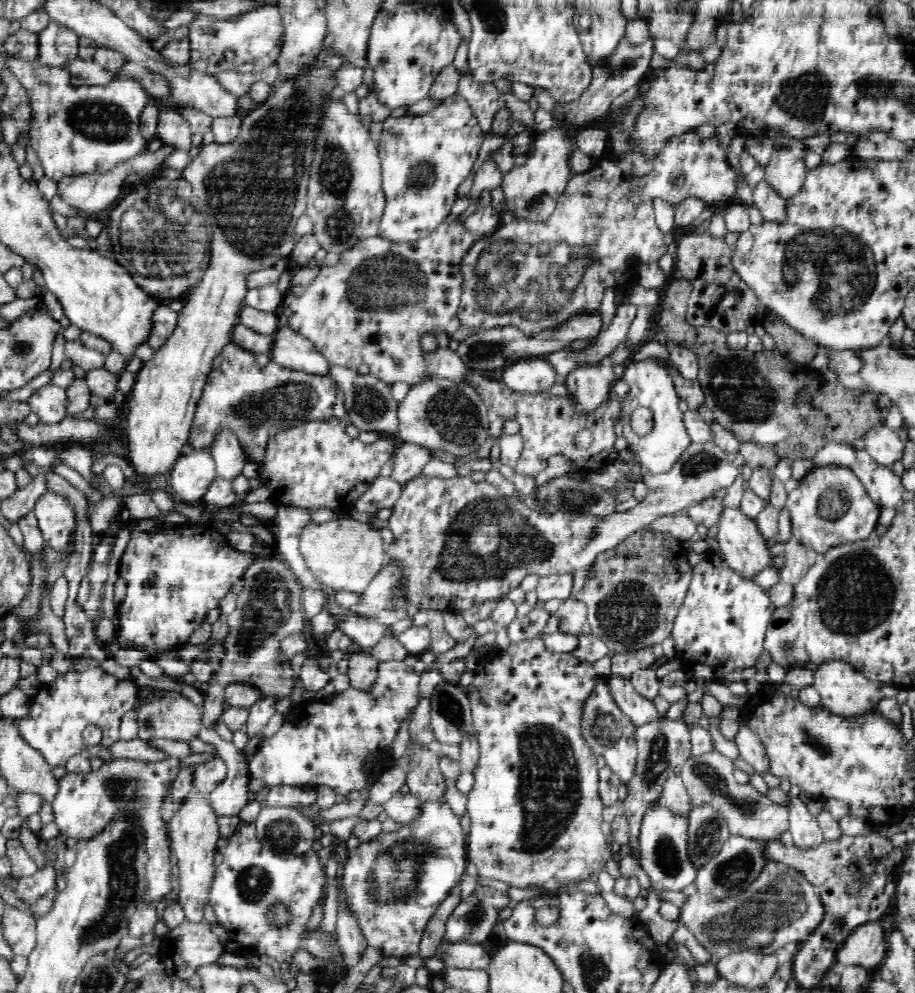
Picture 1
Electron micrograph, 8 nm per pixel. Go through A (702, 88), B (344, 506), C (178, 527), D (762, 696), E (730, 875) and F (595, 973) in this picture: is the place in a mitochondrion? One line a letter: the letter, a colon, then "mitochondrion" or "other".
A: other
B: other
C: other
D: other
E: mitochondrion
F: mitochondrion

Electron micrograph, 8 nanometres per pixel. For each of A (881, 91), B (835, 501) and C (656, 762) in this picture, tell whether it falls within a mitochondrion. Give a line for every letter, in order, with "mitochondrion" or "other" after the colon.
A: mitochondrion
B: mitochondrion
C: mitochondrion

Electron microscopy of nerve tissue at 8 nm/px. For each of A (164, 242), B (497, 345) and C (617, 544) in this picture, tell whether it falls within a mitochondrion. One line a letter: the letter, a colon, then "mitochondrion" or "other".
A: mitochondrion
B: mitochondrion
C: other

